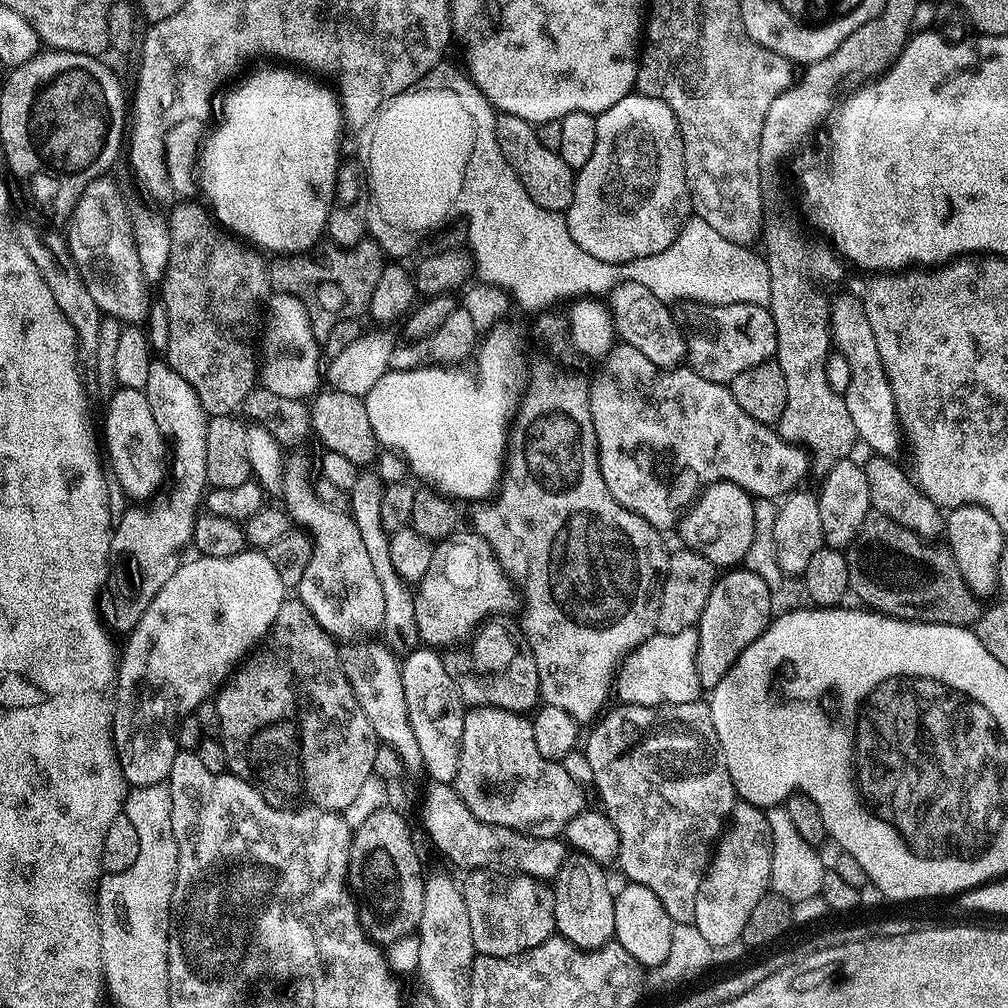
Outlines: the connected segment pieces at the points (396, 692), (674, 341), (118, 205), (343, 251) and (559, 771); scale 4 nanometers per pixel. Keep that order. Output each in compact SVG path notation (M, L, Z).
M383 643L360 644L356 652L345 651L342 656L344 673L362 706L374 734L381 744L390 745L399 754L405 769L423 769L422 750L418 750L418 738L414 738L414 726L410 726L410 714L406 710L406 690L402 690L401 661L397 653Z
M633 280L616 284L608 293L608 299L613 331L623 343L634 346L660 368L675 367L683 361L686 354L684 337L667 303L650 293L646 286Z
M112 178L90 182L74 206L72 219L67 221L66 243L80 277L100 312L113 321L138 326L145 323L148 316L150 296L142 264L138 262L138 250L134 246L129 208L130 204L124 201L119 186Z
M371 238L362 239L350 248L341 248L333 244L327 245L327 247L328 248L325 250L324 254L320 255L316 259L312 257L312 254L293 253L281 255L280 257L273 259L276 261L271 261L269 263L269 287L275 292L288 293L291 296L296 296L301 300L301 302L303 302L304 307L308 312L308 317L310 318L312 333L314 334L314 338L317 340L317 342L323 342L323 340L326 338L326 334L330 334L330 329L334 326L334 323L340 320L359 317L360 315L362 315L360 313L363 312L364 314L369 309L372 292L374 292L374 288L378 284L379 275L382 274L382 270L386 265L386 256L384 252L381 251L381 248L379 247L379 245L377 245L375 240Z
M472 706L465 711L462 726L462 750L458 758L458 774L454 781L456 793L466 802L466 810L482 822L506 826L510 830L525 832L531 836L559 837L570 822L570 818L585 811L585 789L570 774L566 774L563 763L547 760L538 754L534 743L531 719L506 708Z

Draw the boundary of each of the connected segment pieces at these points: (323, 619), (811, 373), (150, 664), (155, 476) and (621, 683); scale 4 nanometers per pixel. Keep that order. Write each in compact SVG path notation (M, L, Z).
M291 456L284 462L282 507L293 525L303 529L312 542L312 553L298 587L298 599L333 638L383 629L386 606L382 599L382 586L374 575L374 566L362 542L362 534L358 534L358 526L347 511L331 508L316 493L308 477L307 458Z
M800 272L800 276L792 276L792 280L796 280L796 284L792 284L796 292L776 292L776 308L784 304L784 312L776 312L774 317L774 359L778 366L782 366L782 375L786 377L786 410L782 410L778 431L787 444L795 444L797 448L804 449L810 457L811 471L816 471L817 477L823 478L839 460L847 460L853 455L852 447L858 444L858 437L854 421L850 419L850 410L846 410L843 395L830 390L830 382L826 382L826 362L830 355L830 302L825 299L823 291L812 292L812 288L808 288L804 272Z
M245 550L242 554L234 554L234 558L210 558L209 556L197 555L196 560L185 559L178 571L158 590L154 602L146 606L142 618L127 633L128 641L118 656L116 670L116 687L114 689L114 711L112 713L112 741L116 747L116 757L122 766L125 785L132 788L145 788L155 784L164 784L170 774L170 766L174 766L174 758L178 751L176 742L176 730L180 727L180 721L185 716L195 713L201 703L209 699L223 685L224 681L232 675L234 669L243 661L244 657L263 640L264 635L270 630L274 618L278 616L278 606L286 598L286 589L282 584L273 563L260 550Z
M120 386L106 401L106 408L108 413L104 416L102 440L106 445L107 459L108 456L112 459L111 475L114 480L116 475L121 490L132 499L129 501L151 501L161 491L159 488L163 484L165 487L170 460L166 455L166 437L160 432L158 422L154 422L154 414L150 414L150 402L139 387Z
M696 628L678 630L678 634L657 632L646 642L639 644L624 659L614 681L614 692L623 703L650 706L656 704L681 704L701 699L702 689L698 682L696 655L698 634Z

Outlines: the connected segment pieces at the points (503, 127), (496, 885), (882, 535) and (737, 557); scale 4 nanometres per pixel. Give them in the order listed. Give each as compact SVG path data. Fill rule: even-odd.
M502 112L497 115L496 137L506 162L518 174L522 186L526 186L526 194L530 194L530 198L538 202L540 208L567 213L572 201L574 170L566 166L566 162L562 162L559 151L546 150L546 147L538 142L538 134L533 124L514 114Z
M478 868L467 873L462 880L466 911L470 918L470 938L481 956L517 956L534 946L542 946L556 932L554 918L554 894L545 881L535 876L505 874L500 870Z
M869 510L858 534L846 549L848 557L848 590L861 600L873 612L883 612L889 618L927 622L930 624L949 624L966 628L975 625L982 611L981 601L976 597L962 578L958 562L954 562L952 551L947 546L936 545L925 537L912 532L906 526L894 522L886 514ZM924 584L924 600L920 596L920 587Z
M715 480L681 515L678 533L684 539L681 540L683 547L702 554L720 570L739 565L753 541L754 508L753 497L745 488L729 480Z

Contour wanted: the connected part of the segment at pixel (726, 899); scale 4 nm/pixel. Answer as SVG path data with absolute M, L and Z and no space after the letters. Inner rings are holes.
M738 802L732 807L732 815L728 817L724 831L714 845L708 871L704 873L704 881L694 902L694 925L698 933L706 938L714 950L728 948L732 943L737 943L746 926L746 918L750 918L750 910L758 906L763 896L769 895L771 883L772 835L767 811L753 804Z

